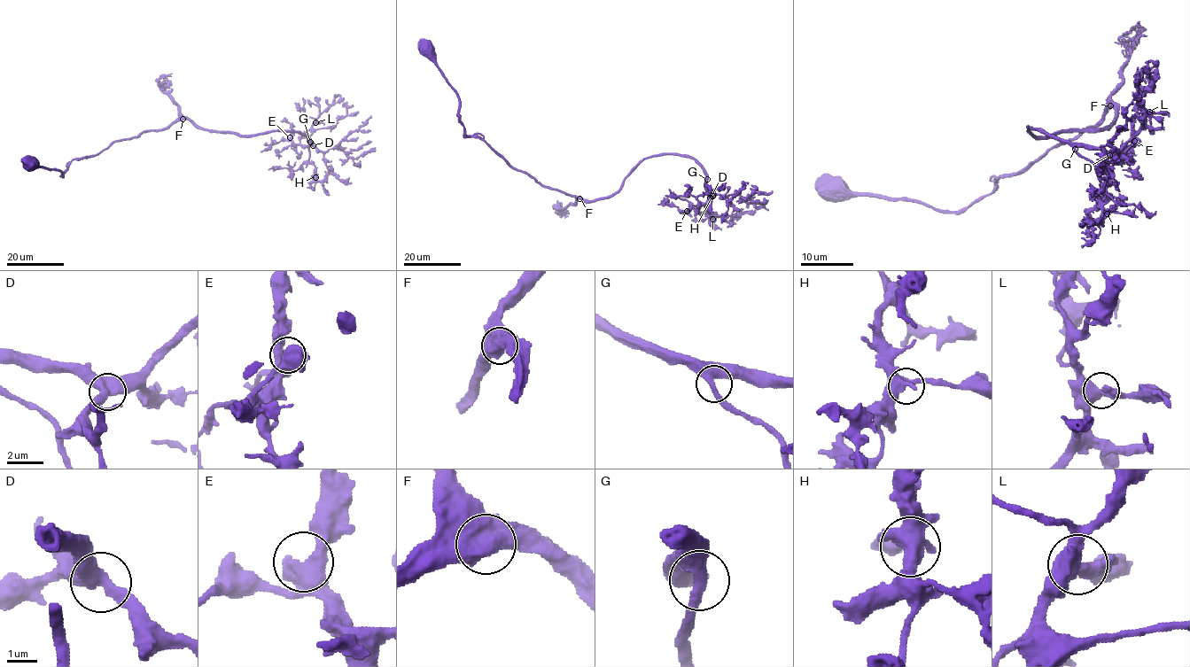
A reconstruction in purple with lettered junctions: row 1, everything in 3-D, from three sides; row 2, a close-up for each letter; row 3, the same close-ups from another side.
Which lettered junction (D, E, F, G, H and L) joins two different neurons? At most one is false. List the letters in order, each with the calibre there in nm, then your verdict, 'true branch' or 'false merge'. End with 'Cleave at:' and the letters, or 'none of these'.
D: 460 nm | true branch
E: 440 nm | true branch
F: 750 nm | true branch
G: 440 nm | true branch
H: 480 nm | true branch
L: 480 nm | true branch
Cleave at: none of these

